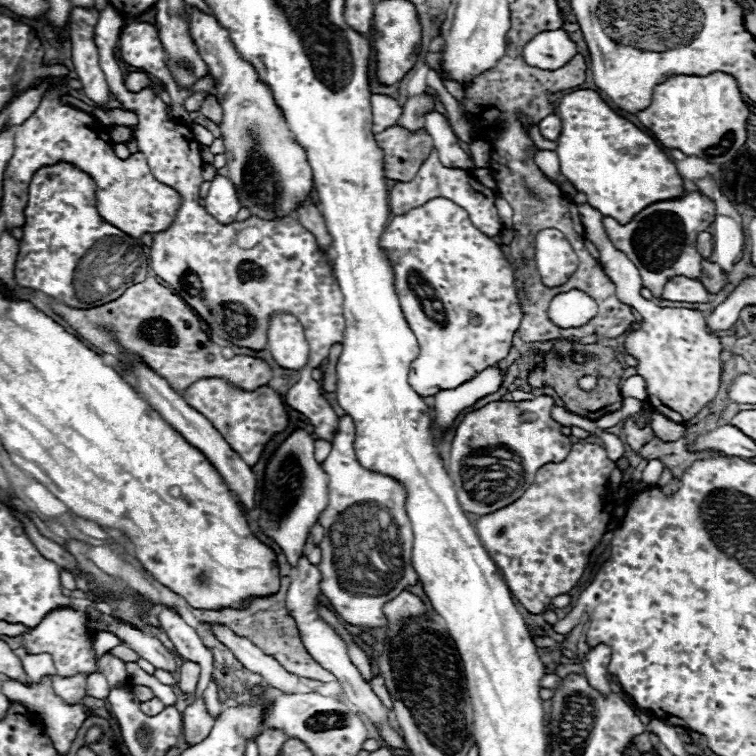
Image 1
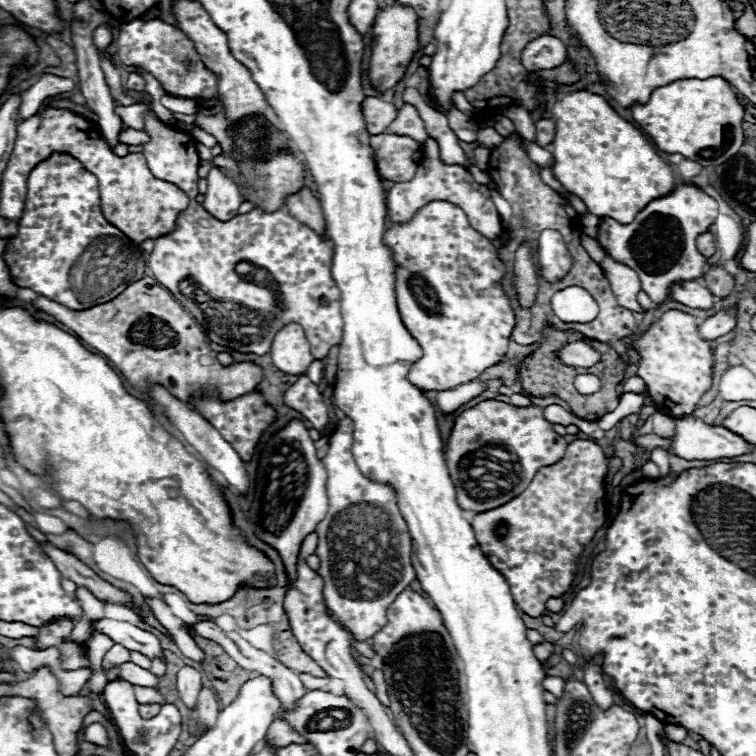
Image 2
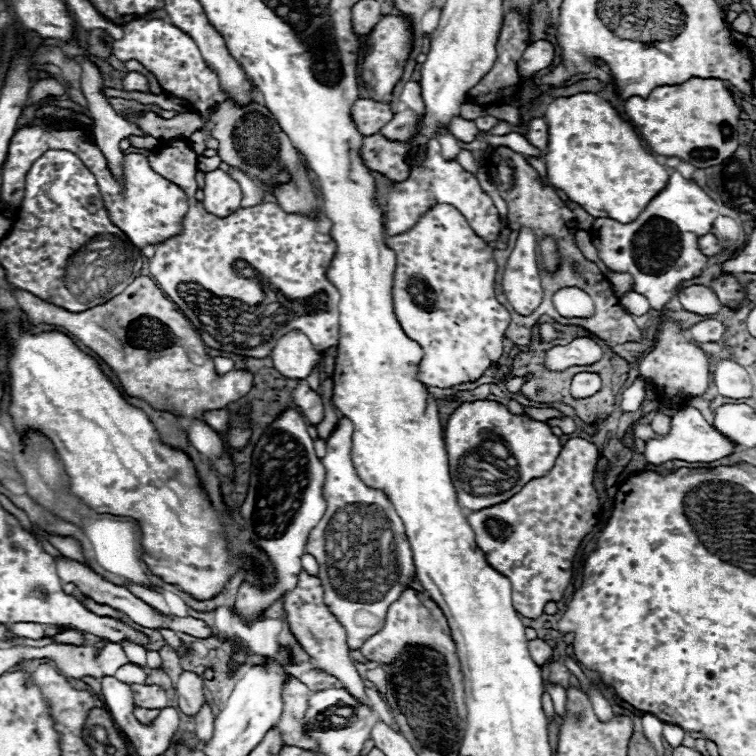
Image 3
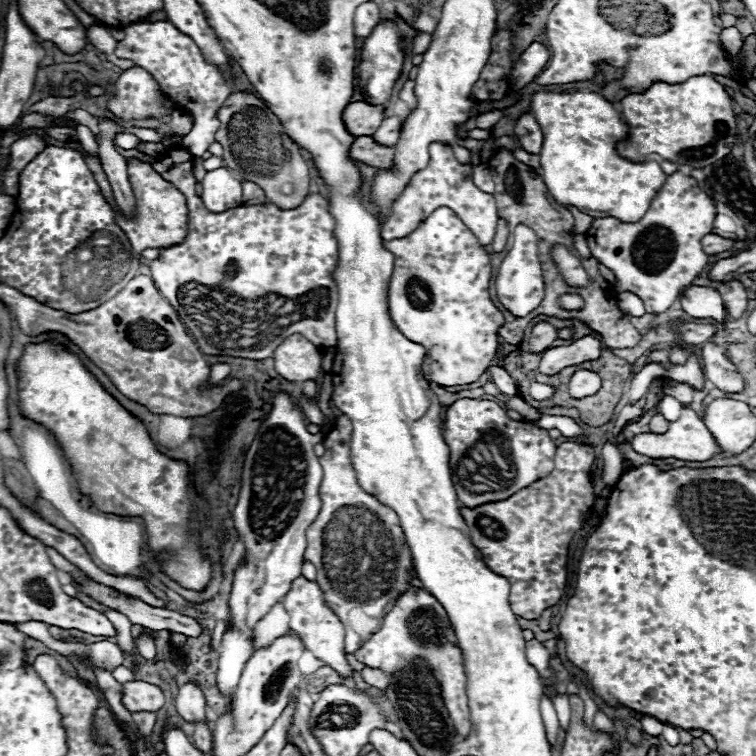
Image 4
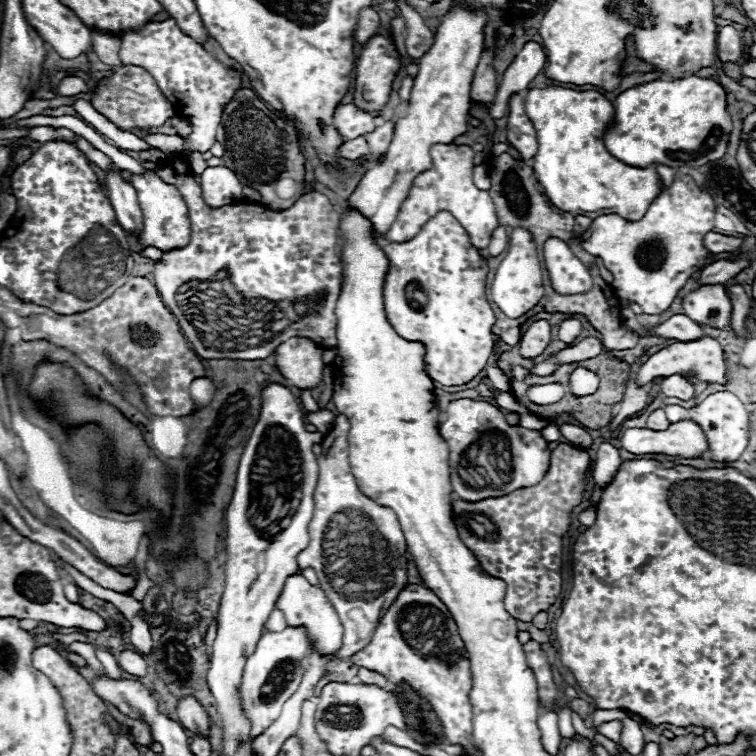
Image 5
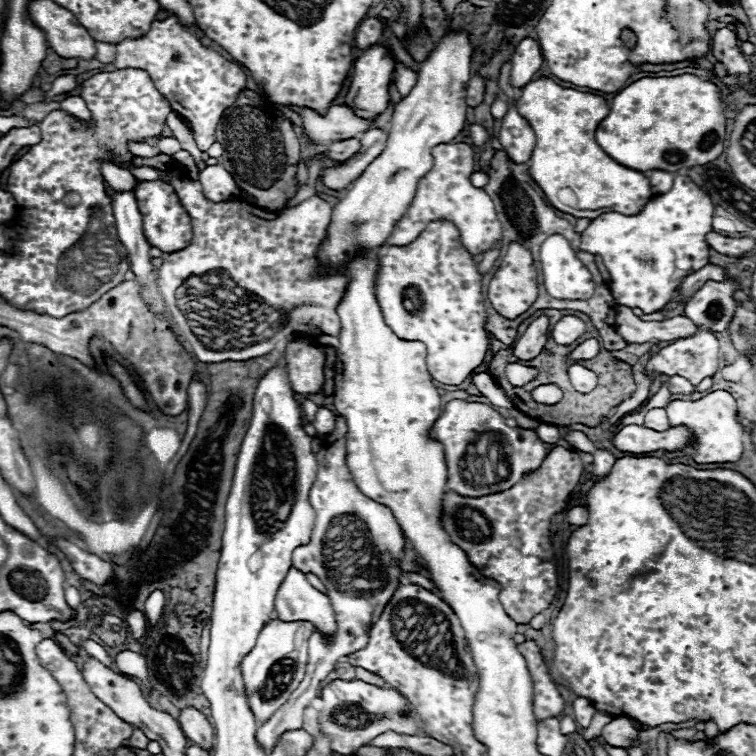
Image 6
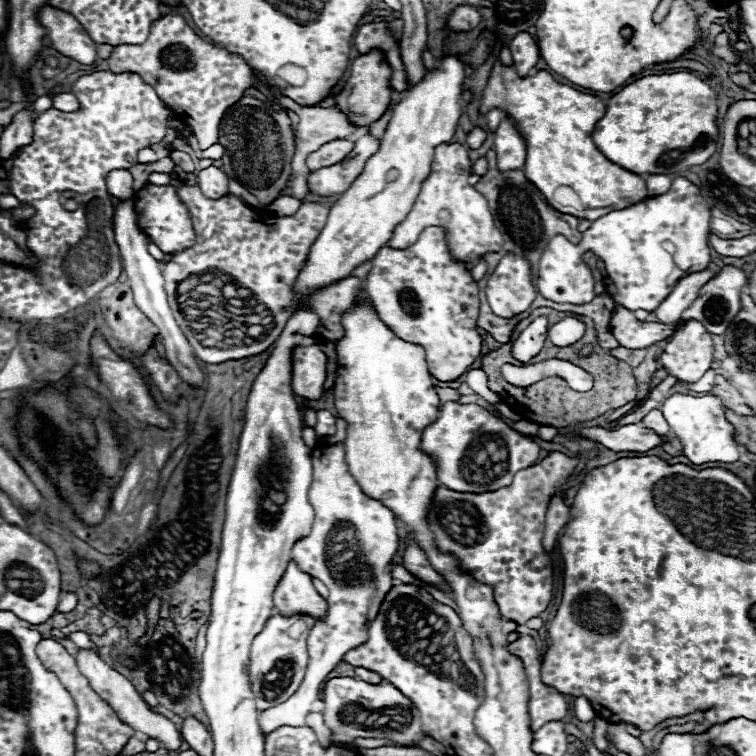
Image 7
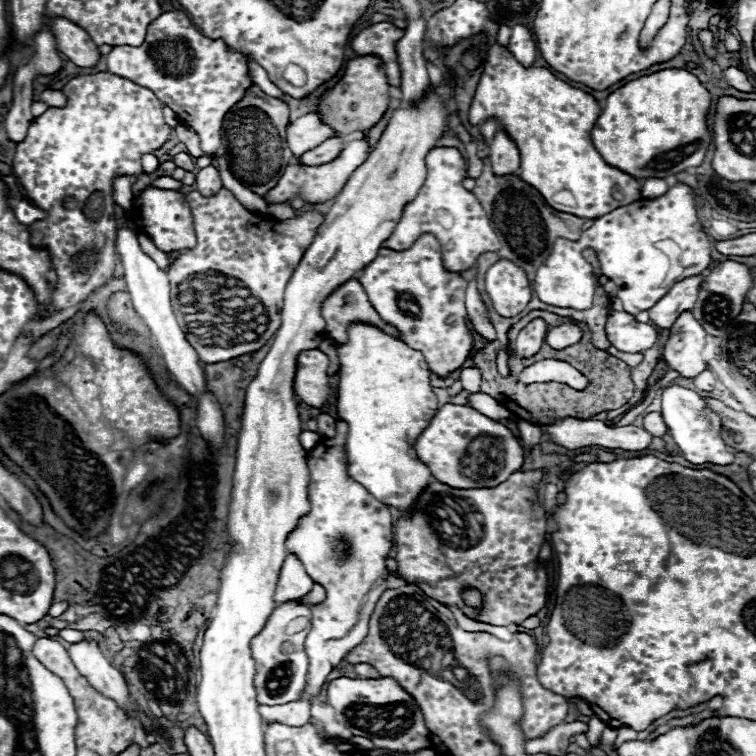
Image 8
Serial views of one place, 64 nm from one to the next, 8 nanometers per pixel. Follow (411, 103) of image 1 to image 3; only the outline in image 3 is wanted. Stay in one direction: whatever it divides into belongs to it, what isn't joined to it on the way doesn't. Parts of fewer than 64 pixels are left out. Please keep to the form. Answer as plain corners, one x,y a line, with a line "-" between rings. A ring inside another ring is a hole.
406,108
404,112
394,114
394,118
380,130
380,134
386,136
388,140
404,142
404,140
412,138
416,134
416,130
418,130
418,116
410,108

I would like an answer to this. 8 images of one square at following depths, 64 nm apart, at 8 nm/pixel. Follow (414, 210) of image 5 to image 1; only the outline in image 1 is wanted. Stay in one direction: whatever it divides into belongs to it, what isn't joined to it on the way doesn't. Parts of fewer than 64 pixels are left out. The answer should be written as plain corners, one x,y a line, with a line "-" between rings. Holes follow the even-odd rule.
432,150
430,156
424,160
424,164
420,166
420,170
414,176
414,180
410,180
410,182
398,182
390,190
390,208
392,208
392,214
406,214
408,210
418,208
418,206
422,206
428,200
438,198
438,196
448,198
448,200
456,202
458,206
462,206
468,212
472,224
478,230
482,230
484,234
496,236
496,234
502,232
502,224
500,224
500,218
496,214
496,206
494,206
496,194
490,188
482,186
470,172
464,172
460,168
446,168
446,166
442,166
440,160
438,160
436,150

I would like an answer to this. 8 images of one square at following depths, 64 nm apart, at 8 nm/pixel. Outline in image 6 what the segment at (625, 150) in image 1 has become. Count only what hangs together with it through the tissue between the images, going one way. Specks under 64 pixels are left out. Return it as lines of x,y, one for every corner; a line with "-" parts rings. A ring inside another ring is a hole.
550,78
528,82
518,98
518,112
536,132
536,146
528,162
530,176
554,208
576,218
594,220
600,212
620,212
632,216
642,212
644,204
648,204
654,196
650,190
650,178
644,172
618,164
596,144
594,134
600,120
608,116
608,108
610,106
602,96
562,88
-
562,188
570,188
574,192
576,204
564,204
558,198

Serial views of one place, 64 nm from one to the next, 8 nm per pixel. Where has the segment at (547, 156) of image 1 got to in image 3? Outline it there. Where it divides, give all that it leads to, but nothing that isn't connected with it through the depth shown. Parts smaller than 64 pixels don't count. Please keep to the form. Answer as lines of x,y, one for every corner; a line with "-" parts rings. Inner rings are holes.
482,132
482,140
488,144
488,146
508,146
512,148
514,152
520,152
524,156
544,156
538,148
534,148
522,134
518,132
512,132
512,134
506,134
506,136
494,136
494,134
488,134
488,132

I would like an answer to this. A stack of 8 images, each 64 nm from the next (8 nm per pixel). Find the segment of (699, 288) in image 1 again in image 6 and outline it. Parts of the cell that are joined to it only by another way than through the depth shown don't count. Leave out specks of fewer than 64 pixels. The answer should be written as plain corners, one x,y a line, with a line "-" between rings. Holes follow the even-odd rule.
706,282
698,292
690,296
684,306
684,316
690,318
698,326
706,326
708,330
722,332
728,328
734,312
734,282

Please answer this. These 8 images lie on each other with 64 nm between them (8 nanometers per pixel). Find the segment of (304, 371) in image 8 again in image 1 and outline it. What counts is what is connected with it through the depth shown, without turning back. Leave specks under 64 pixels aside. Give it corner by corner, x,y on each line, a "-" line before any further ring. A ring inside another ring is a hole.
274,314
268,328
268,350
288,370
300,370
308,362
308,342
302,324
292,314

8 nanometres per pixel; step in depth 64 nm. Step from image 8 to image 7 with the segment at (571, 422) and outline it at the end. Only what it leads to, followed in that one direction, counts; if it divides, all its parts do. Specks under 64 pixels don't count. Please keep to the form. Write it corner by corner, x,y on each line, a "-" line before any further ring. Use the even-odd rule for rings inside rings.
628,424
620,430
584,428
582,432
574,432
574,436
588,436
614,452
646,452
660,446
666,440
666,436
658,436
642,424

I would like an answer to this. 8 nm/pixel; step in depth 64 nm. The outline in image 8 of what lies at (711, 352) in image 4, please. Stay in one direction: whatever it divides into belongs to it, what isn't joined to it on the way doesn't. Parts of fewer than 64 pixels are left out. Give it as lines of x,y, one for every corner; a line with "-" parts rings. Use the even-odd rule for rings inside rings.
684,312
670,328
662,360
682,378
696,378
706,370
706,360
702,358
704,344
706,332
702,324
690,312

